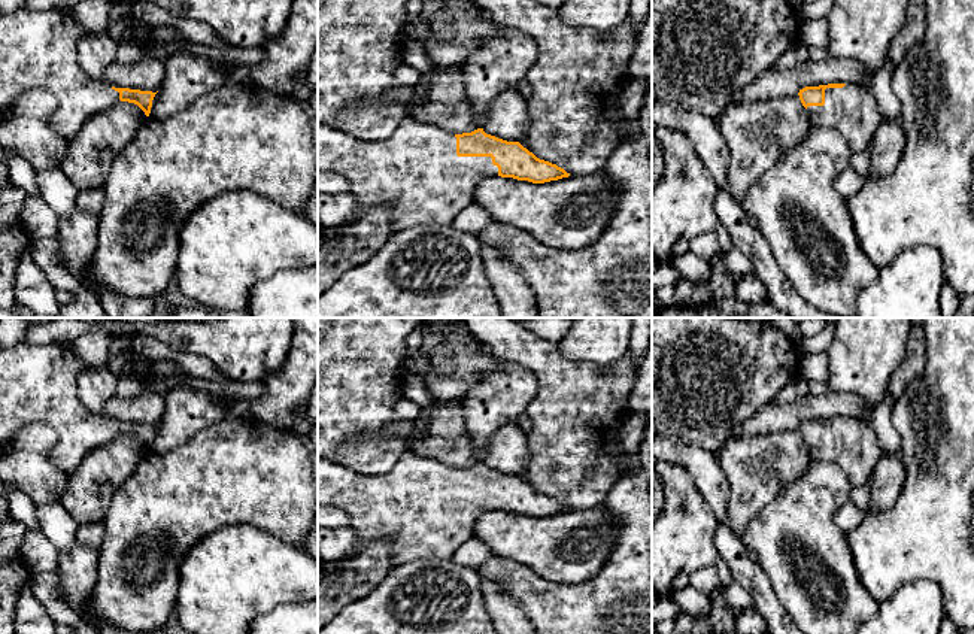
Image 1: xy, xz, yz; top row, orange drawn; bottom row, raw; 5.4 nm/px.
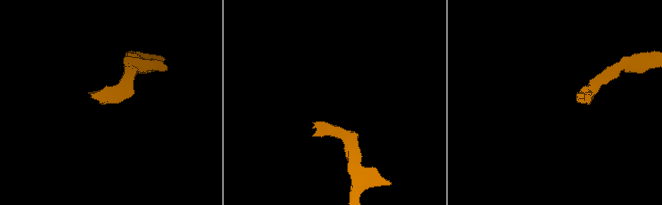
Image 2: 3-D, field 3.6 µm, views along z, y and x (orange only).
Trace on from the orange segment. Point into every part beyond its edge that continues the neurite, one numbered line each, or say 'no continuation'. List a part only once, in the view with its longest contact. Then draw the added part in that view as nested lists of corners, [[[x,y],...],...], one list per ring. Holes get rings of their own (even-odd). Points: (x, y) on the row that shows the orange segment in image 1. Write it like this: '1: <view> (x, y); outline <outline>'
1: xz (415, 170); outline [[[404,115],[391,136],[367,142],[342,130],[318,125],[318,172],[333,172],[345,176],[351,192],[358,200],[354,221],[368,207],[391,206],[391,221],[395,231],[415,225],[450,225],[456,215],[474,200],[474,188],[480,179],[498,176],[498,167],[491,157],[458,157],[456,137],[436,127],[421,124]]]

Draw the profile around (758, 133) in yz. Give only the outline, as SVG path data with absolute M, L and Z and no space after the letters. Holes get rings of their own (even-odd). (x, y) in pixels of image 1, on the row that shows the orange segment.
M783 95L749 104L729 104L717 121L729 148L728 191L737 201L776 164L782 154L805 140L813 128L799 95Z

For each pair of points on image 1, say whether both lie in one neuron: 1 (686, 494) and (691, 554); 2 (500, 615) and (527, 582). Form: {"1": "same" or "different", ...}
{"1": "same", "2": "different"}

